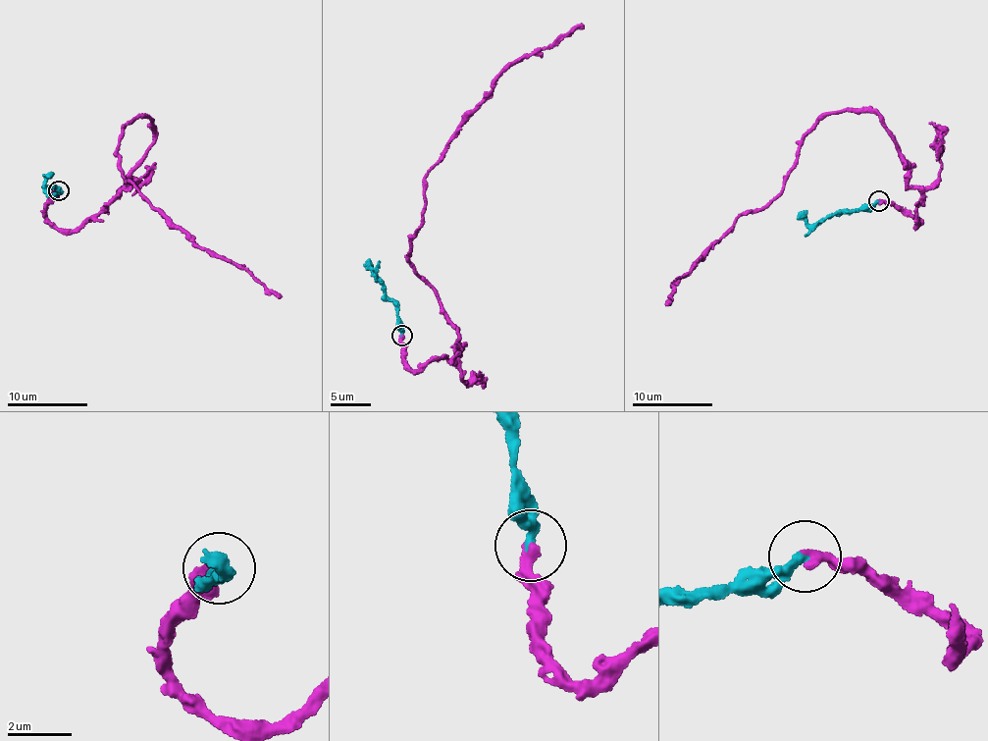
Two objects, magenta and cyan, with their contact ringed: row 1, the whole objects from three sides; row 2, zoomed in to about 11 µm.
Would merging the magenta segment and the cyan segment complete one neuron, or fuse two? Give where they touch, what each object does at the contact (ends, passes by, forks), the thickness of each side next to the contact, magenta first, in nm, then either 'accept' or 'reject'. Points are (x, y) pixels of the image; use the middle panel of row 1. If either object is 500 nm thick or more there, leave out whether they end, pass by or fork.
(401, 336) | magenta ends | cyan ends | 320/320 nm | accept

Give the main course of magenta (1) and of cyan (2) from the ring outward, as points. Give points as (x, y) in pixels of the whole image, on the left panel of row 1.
1: (59, 190), (48, 222), (74, 231), (94, 216), (151, 144), (146, 116), (125, 128), (125, 180), (282, 296)
2: (59, 190), (56, 193), (61, 190), (55, 185), (45, 185), (52, 173)

